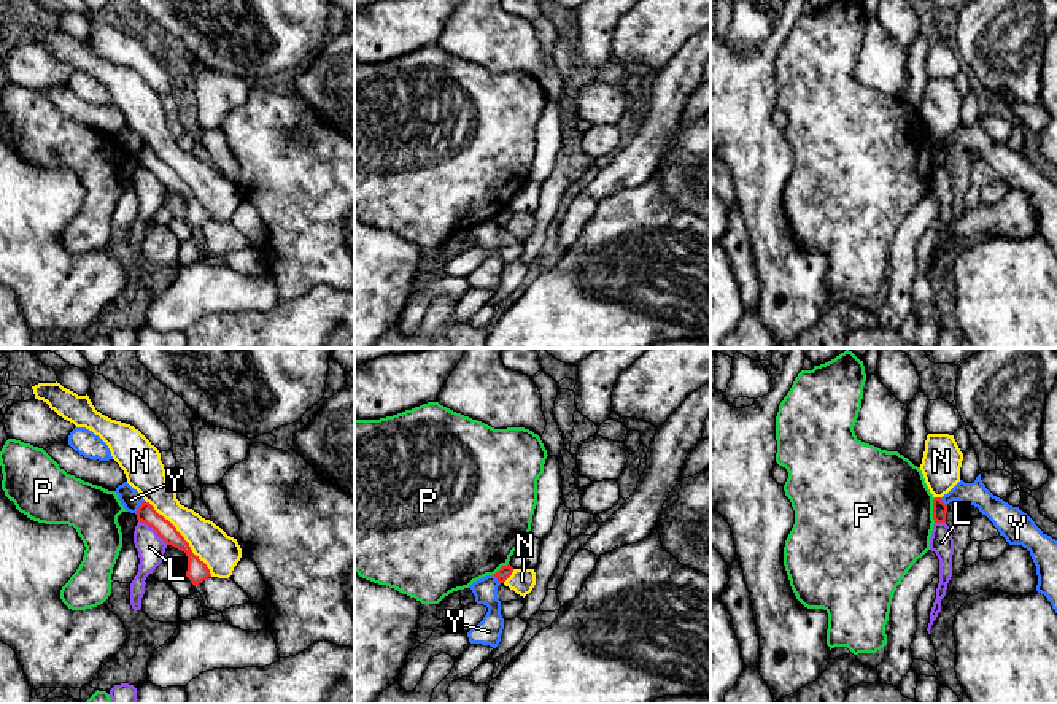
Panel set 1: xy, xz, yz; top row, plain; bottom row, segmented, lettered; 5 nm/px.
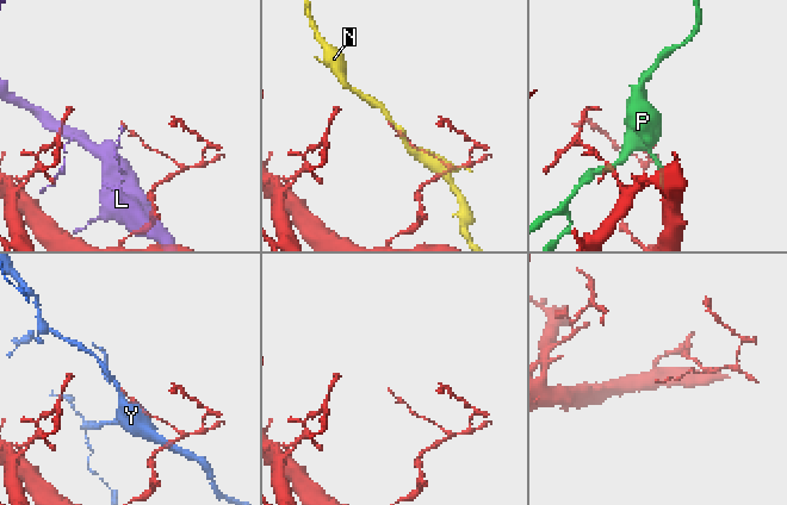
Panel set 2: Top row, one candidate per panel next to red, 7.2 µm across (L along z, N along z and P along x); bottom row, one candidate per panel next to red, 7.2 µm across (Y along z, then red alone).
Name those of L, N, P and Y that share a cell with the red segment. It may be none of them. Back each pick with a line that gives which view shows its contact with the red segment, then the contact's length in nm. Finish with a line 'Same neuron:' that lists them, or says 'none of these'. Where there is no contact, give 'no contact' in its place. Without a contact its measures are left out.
Same neuron: none of these

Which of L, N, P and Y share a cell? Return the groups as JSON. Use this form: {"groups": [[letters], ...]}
{"groups": [["L"], ["N"], ["P"], ["Y"]]}

